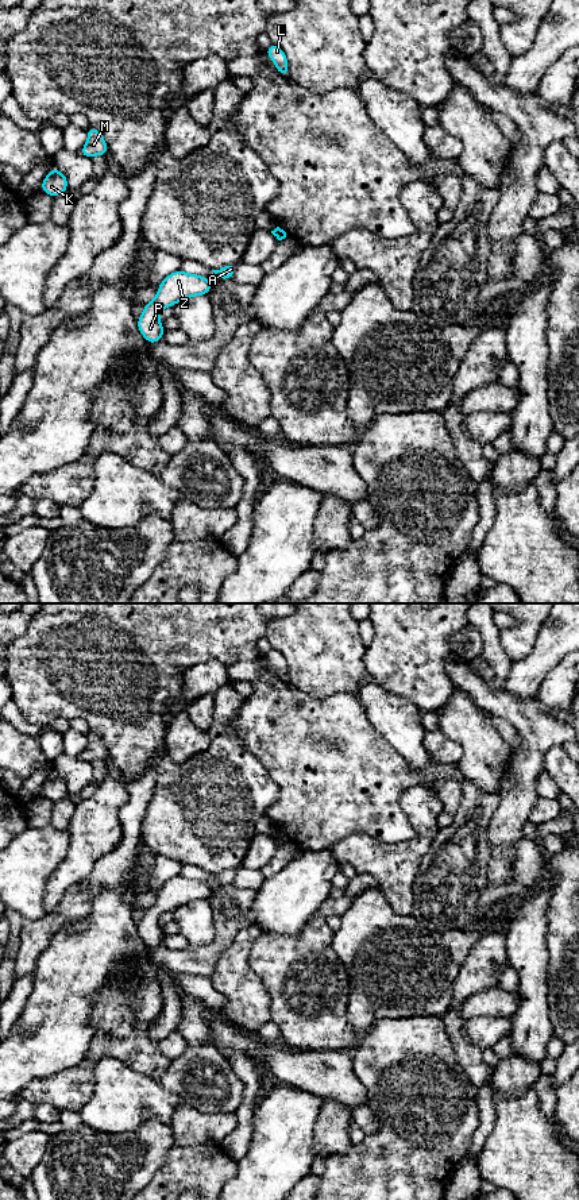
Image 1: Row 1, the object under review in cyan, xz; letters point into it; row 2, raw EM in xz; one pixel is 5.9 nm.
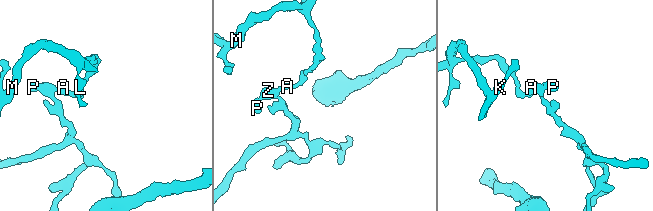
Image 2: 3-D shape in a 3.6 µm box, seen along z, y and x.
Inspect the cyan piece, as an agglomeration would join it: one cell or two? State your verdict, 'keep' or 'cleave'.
cleave

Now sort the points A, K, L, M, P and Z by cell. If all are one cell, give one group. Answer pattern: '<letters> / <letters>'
A P Z / K L M

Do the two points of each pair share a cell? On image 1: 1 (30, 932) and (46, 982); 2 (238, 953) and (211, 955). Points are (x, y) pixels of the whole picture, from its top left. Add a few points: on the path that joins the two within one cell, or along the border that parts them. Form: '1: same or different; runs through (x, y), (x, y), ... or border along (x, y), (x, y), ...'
1: different; border along (57, 932), (39, 955), (33, 972)
2: different; border along (242, 929), (224, 950), (209, 977)

